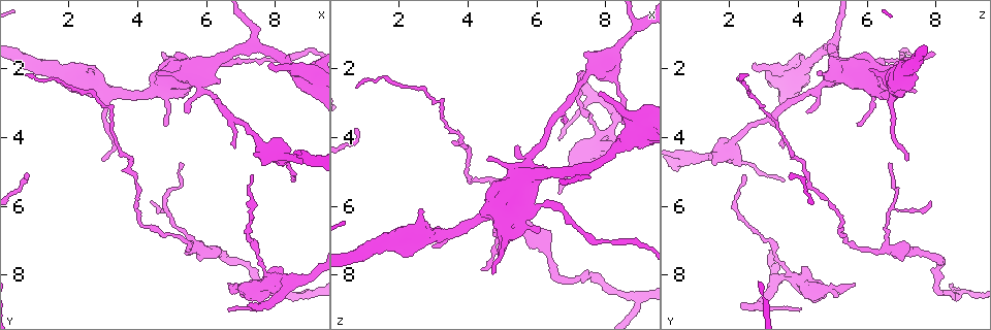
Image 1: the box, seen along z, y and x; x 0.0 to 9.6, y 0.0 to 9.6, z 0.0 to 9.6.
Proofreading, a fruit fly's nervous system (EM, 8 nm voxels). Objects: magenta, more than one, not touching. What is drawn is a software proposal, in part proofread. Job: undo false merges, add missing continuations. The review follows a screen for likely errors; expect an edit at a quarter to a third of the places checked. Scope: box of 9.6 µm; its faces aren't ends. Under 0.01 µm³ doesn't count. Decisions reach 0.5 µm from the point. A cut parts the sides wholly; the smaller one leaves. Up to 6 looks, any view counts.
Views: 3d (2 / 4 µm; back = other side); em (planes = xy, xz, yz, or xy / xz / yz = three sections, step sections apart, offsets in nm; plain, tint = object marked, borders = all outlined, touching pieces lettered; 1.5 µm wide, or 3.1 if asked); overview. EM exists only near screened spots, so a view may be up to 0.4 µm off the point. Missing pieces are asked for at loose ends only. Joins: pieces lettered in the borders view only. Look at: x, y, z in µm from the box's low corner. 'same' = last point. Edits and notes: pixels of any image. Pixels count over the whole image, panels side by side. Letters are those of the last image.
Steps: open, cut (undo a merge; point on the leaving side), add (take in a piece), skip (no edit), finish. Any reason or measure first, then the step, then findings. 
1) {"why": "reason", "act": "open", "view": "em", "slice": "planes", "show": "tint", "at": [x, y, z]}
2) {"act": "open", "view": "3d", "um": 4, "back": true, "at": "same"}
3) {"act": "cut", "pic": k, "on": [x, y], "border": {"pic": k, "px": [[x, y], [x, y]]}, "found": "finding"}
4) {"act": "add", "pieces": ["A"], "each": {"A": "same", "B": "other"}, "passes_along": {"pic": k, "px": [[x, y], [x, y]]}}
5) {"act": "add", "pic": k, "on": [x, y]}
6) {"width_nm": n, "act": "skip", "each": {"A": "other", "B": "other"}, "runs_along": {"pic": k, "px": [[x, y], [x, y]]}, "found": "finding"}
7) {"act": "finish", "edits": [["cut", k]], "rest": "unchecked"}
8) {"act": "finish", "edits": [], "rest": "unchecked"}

{"why": "branch stops here", "act": "open", "view": "em", "slice": "planes", "show": "borders", "at": [7.85, 1.80, 2.70]}

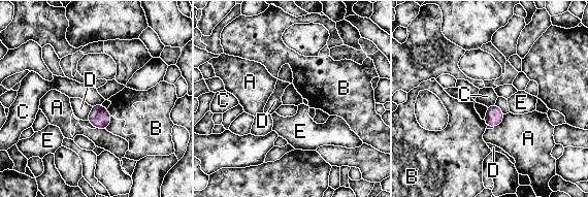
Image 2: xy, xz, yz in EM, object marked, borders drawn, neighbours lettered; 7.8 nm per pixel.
{"width_nm": 140, "act": "skip", "each": {"A": "other", "B": "other", "C": "other", "D": "other", "E": "other"}, "border": {"pic": 2, "px": [[101, 103], [92, 106]]}, "found": "no lettered piece goes on from it"}

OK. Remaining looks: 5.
{"why": "tapers out", "act": "open", "view": "3d", "um": 4, "at": [5.40, 3.20, 4.30]}

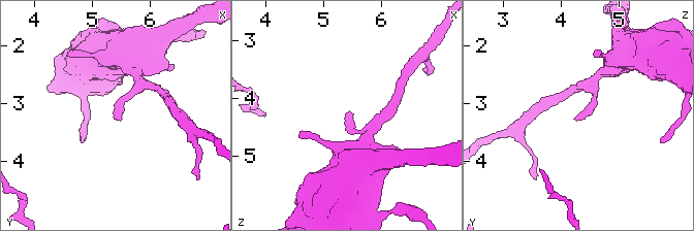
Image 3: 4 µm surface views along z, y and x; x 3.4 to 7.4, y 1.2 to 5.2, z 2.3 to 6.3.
{"act": "open", "view": "em", "slice": "planes", "show": "borders", "at": [5.35, 3.20, 4.25]}

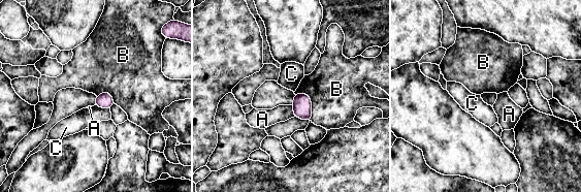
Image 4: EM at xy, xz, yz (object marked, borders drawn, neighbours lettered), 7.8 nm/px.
{"longest_contact_nm": ["B", 260], "act": "skip", "each": {"A": "other", "B": "other", "C": "other"}, "border": {"pic": 4, "px": [[94, 105], [109, 109]]}, "found": "none of them fits"}

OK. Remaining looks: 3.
{"why": "end of a long branch", "act": "open", "view": "em", "slice": "xy", "step": 8, "show": "tint", "at": [0.70, 2.20, 2.55]}

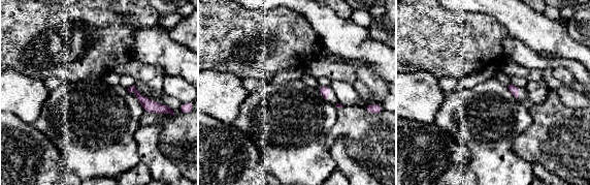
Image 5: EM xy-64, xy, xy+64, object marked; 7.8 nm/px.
{"act": "open", "view": "em", "slice": "planes", "show": "borders", "at": "same"}

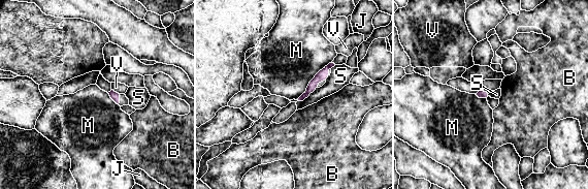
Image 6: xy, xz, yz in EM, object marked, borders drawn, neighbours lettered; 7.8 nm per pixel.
{"longest_contact_nm": ["M", 400], "act": "skip", "each": {"B": "other", "J": "other", "M": "other", "S": "other", "V": "other"}, "border": {"pic": 6, "px": [[331, 61], [309, 81], [297, 99]]}, "found": "none of them fits"}

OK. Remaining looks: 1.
{"act": "finish", "edits": [], "rest": "unchecked"}

